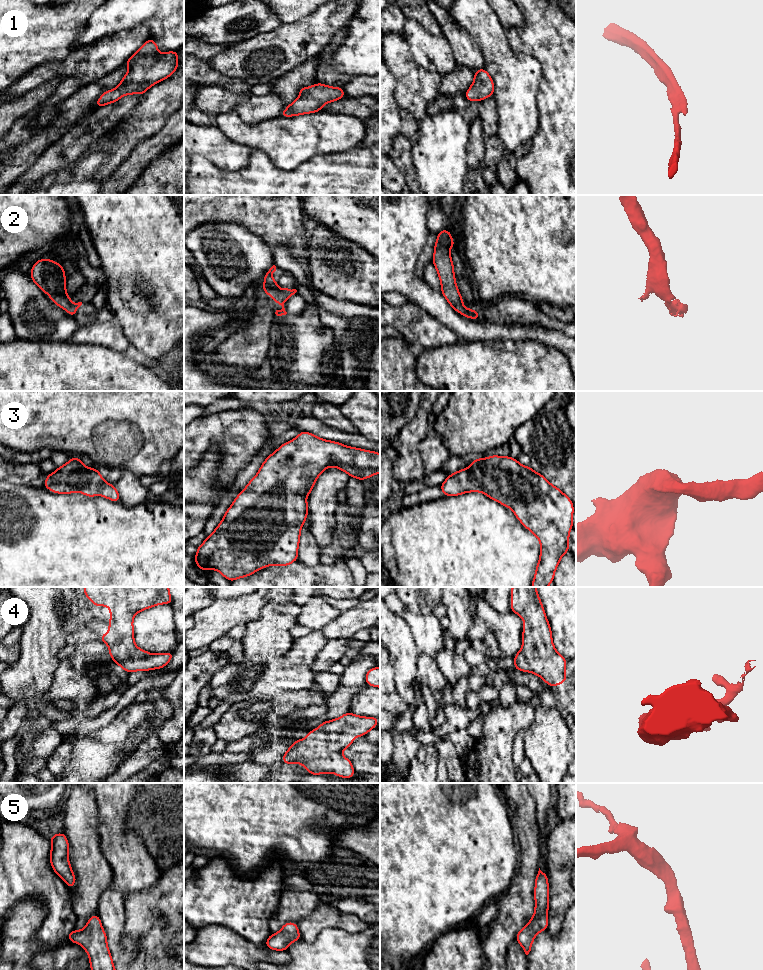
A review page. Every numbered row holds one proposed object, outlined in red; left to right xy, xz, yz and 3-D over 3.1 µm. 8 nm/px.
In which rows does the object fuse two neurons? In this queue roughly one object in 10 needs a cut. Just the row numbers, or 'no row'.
no row

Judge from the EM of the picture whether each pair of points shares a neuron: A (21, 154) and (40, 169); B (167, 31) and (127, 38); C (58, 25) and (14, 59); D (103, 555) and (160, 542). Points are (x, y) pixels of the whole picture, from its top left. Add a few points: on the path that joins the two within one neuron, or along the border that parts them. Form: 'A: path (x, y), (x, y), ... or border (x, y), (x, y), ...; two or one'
A: border (49, 146), (19, 178); two
B: border (126, 30), (145, 25), (149, 38); two
C: path (47, 32), (40, 33), (25, 48); one
D: path (117, 555), (146, 555); one

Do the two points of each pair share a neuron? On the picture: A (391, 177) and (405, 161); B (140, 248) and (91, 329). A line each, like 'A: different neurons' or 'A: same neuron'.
A: different neurons
B: different neurons

